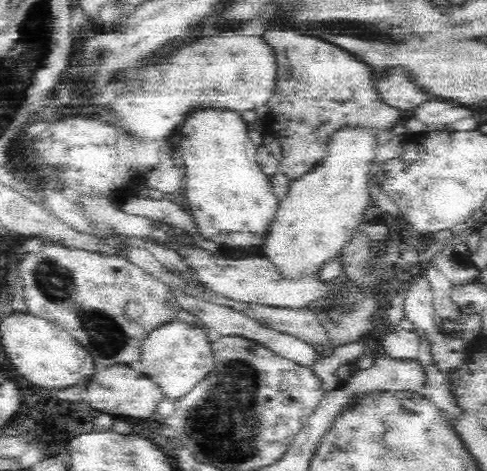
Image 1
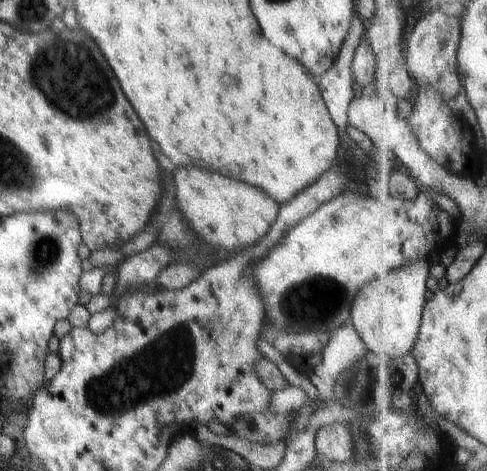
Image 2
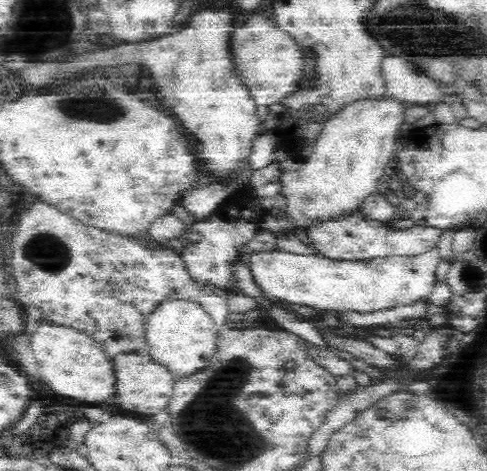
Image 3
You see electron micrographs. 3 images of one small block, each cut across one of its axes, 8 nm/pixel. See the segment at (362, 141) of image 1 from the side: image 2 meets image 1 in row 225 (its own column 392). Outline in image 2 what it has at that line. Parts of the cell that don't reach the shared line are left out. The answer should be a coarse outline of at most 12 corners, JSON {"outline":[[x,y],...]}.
{"outline":[[428,259],[364,284],[351,306],[368,351],[412,355]]}

